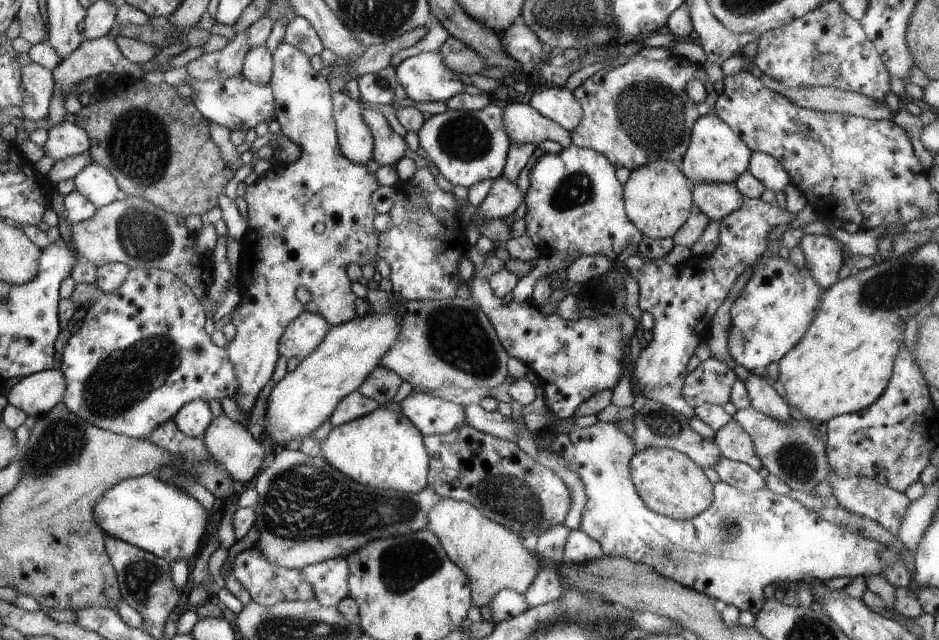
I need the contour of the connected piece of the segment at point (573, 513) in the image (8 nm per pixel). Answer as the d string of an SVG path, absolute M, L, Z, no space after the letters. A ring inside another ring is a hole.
M539 448L539 456L537 460L542 466L548 467L565 482L573 496L573 501L564 519L564 524L571 530L578 529L584 505L587 501L584 483L582 479L575 473L573 467L557 453L549 449Z

